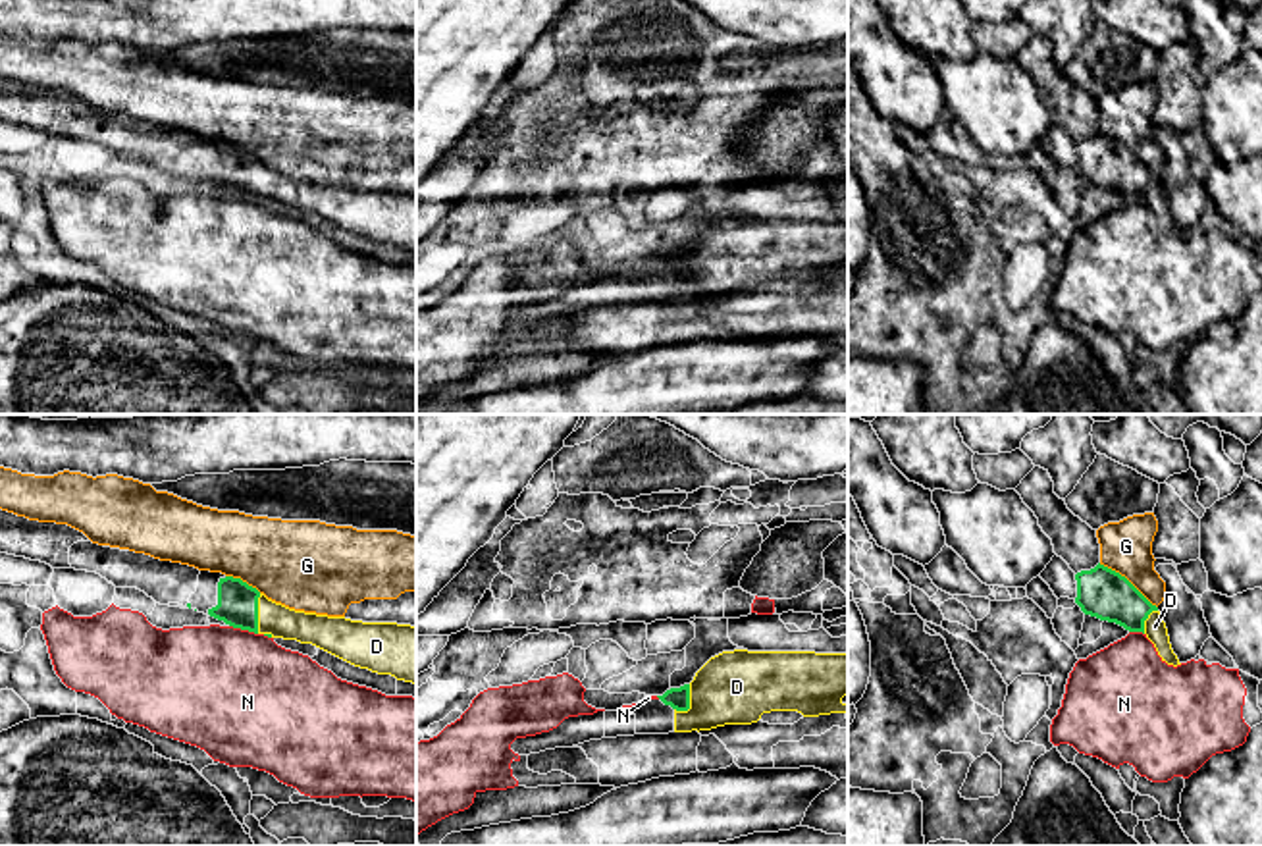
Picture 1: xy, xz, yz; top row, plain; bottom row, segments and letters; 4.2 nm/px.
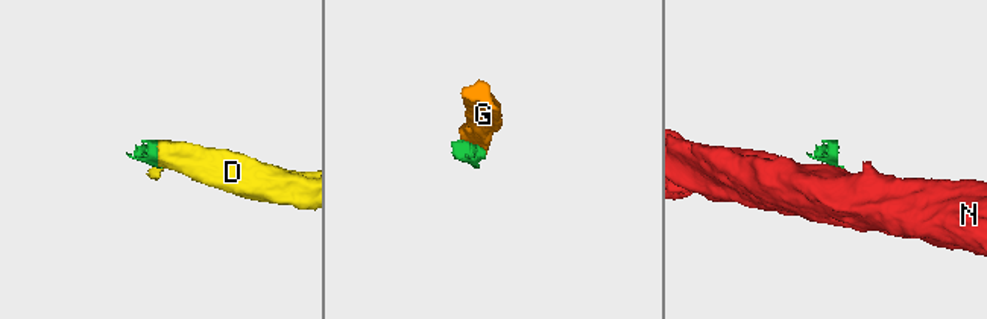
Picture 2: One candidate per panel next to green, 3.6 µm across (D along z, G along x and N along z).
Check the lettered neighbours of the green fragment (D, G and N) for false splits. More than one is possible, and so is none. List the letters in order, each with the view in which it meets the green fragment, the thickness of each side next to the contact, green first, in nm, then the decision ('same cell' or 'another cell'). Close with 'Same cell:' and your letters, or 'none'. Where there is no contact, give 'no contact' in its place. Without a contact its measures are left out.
D: xy | 180/140 nm | same cell
G: yz | 200/220 nm | another cell
N: xy | 180/500 nm | another cell
Same cell: D

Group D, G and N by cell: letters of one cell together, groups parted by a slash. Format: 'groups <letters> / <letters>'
groups D / G / N

